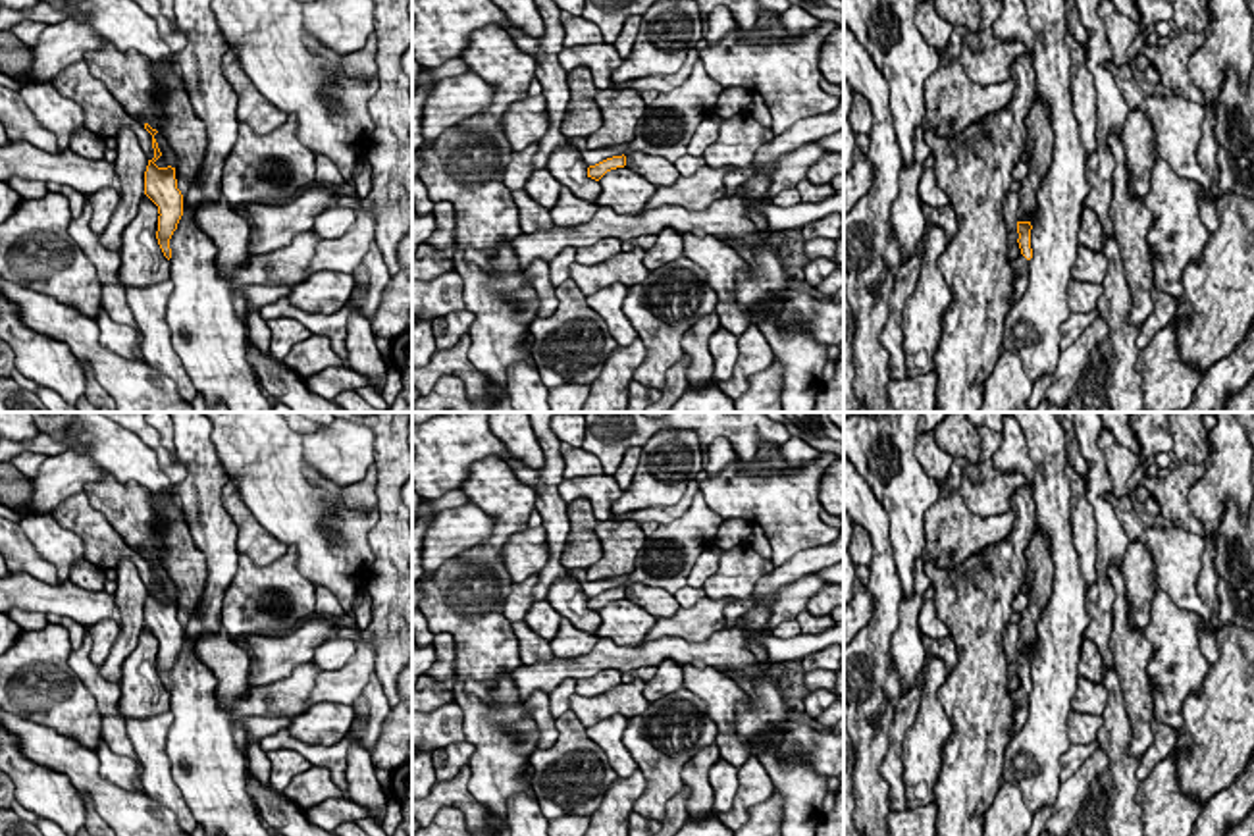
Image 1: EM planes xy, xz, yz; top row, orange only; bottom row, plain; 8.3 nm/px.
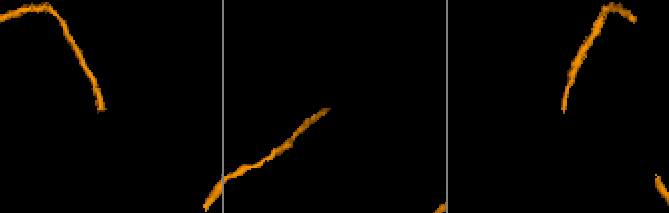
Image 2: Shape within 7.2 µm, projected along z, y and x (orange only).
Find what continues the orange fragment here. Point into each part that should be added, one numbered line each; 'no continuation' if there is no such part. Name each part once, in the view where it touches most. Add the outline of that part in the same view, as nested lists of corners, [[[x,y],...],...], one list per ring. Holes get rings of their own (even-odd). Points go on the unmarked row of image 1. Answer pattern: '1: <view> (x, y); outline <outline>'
1: yz (1019, 696); outline [[[1019,686],[1013,692],[1013,703],[1015,703],[1015,715],[1013,715],[1011,736],[1019,734],[1029,718],[1029,692],[1023,686]]]

